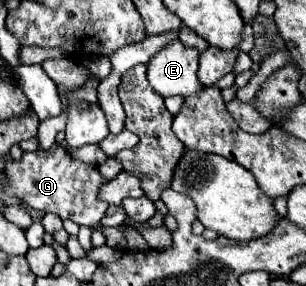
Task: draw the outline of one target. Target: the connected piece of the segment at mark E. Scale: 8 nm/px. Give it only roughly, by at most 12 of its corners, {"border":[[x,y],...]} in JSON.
{"border":[[179,40],[147,64],[151,88],[189,96],[197,78],[199,50]]}

